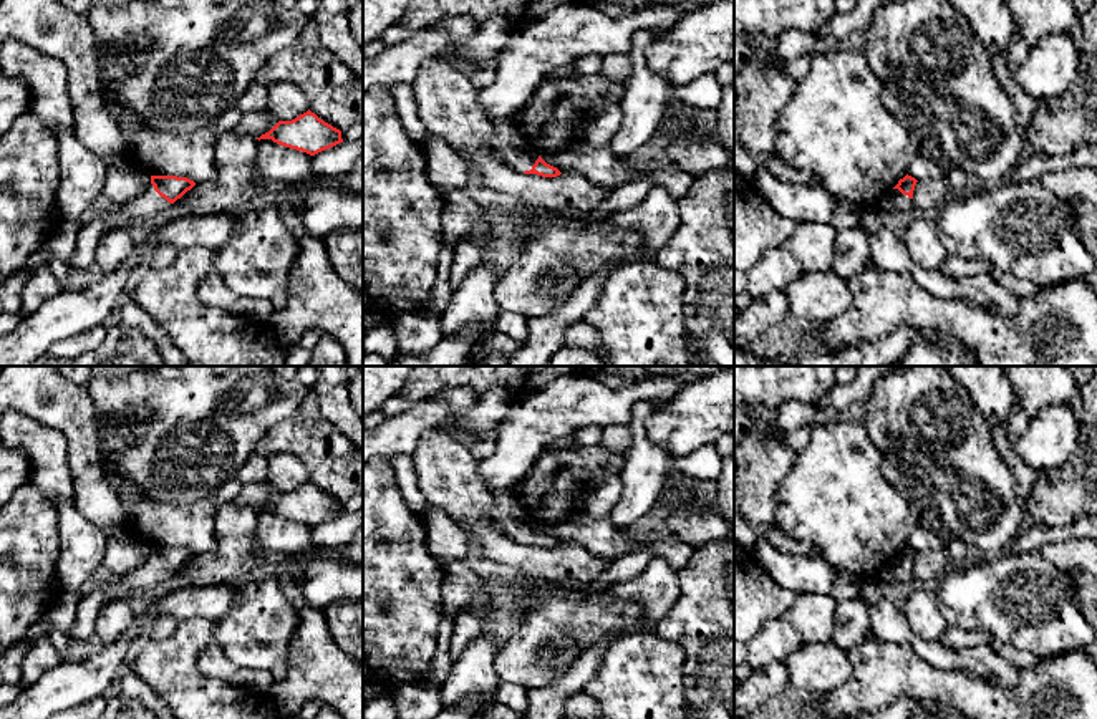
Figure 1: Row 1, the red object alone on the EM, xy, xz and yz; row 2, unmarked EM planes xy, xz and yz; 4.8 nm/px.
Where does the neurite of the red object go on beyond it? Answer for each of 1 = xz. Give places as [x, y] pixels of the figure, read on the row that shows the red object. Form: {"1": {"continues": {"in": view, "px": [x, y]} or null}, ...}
{"1": {"continues": {"in": "xz", "px": [506, 141]}}}

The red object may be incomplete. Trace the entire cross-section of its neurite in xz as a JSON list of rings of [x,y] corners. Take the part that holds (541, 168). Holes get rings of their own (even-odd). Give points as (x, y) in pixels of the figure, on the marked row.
[[[512,118],[491,121],[491,138],[484,142],[504,164],[524,174],[557,177],[562,172],[547,164],[514,124]]]

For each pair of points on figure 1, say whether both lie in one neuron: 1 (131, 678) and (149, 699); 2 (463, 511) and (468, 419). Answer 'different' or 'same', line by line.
1: same
2: different

